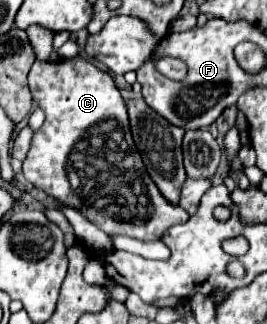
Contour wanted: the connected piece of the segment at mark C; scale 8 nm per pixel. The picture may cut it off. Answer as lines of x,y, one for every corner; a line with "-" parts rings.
69,58
59,62
35,62
29,72
29,88
33,100
43,108
45,122
33,132
31,148
23,160
25,178
39,190
55,196
61,204
79,210
89,222
107,234
123,234
137,240
159,240
163,230
189,220
189,214
159,194
155,182
149,178
139,152
135,150
125,102
113,82
113,76
93,66
83,58

